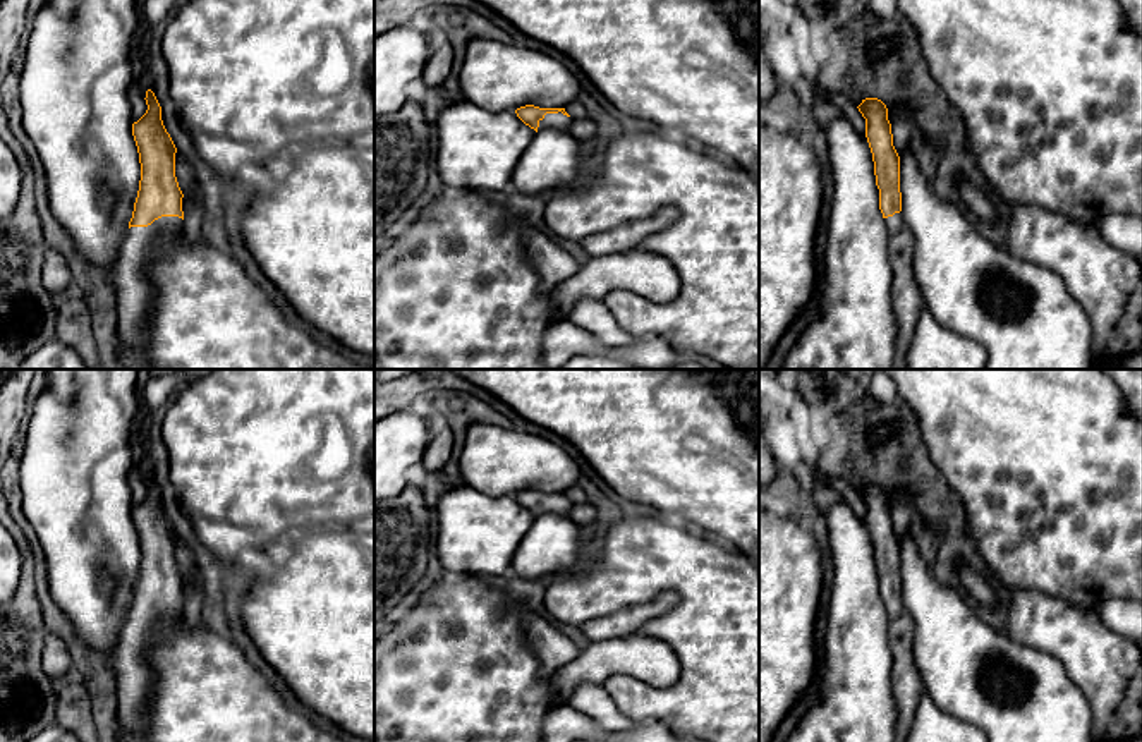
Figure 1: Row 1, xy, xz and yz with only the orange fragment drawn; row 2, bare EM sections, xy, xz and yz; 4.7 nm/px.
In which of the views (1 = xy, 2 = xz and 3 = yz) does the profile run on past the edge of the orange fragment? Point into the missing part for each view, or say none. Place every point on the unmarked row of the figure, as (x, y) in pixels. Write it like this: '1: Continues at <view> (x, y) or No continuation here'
1: Continues at xy (134, 682)
2: Continues at xz (552, 505)
3: Continues at yz (907, 684)

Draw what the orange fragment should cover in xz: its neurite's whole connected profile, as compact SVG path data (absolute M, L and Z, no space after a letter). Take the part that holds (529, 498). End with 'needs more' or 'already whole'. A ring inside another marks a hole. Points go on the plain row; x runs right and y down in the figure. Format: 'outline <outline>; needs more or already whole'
outline M525 490L515 495L517 502L534 514L536 517L541 514L555 514L562 517L568 517L572 508L570 500L565 493L539 493L534 490Z; needs more

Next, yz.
outline M866 483L857 493L866 503L866 522L872 538L879 594L886 608L893 649L895 742L908 742L915 708L926 687L914 658L914 618L902 598L900 541L893 531L886 490L878 483Z; needs more

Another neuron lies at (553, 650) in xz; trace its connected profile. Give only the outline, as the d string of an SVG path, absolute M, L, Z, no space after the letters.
M525 605L520 606L520 617L527 644L539 660L543 678L551 677L555 672L577 660L582 648L551 622L541 618Z

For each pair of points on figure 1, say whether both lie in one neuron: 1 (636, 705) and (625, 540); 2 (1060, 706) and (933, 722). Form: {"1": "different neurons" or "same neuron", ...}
{"1": "same neuron", "2": "different neurons"}

